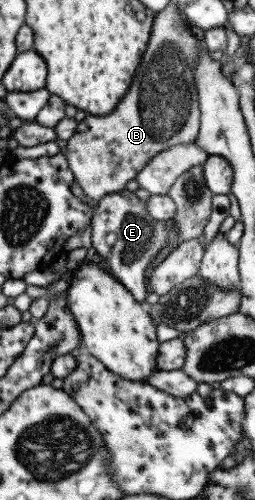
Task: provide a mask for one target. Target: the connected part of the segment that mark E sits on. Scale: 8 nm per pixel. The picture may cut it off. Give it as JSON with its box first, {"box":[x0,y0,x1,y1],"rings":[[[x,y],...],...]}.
{"box":[90,190,171,304],"rings":[[[123,190],[119,193],[105,195],[101,199],[97,208],[92,214],[90,222],[90,233],[92,238],[92,246],[105,260],[110,272],[116,279],[127,287],[127,290],[135,297],[137,302],[143,304],[146,302],[147,292],[147,269],[156,262],[157,254],[169,245],[169,231],[171,229],[170,222],[161,221],[155,223],[154,218],[148,213],[146,202],[137,198],[136,194]]]}

